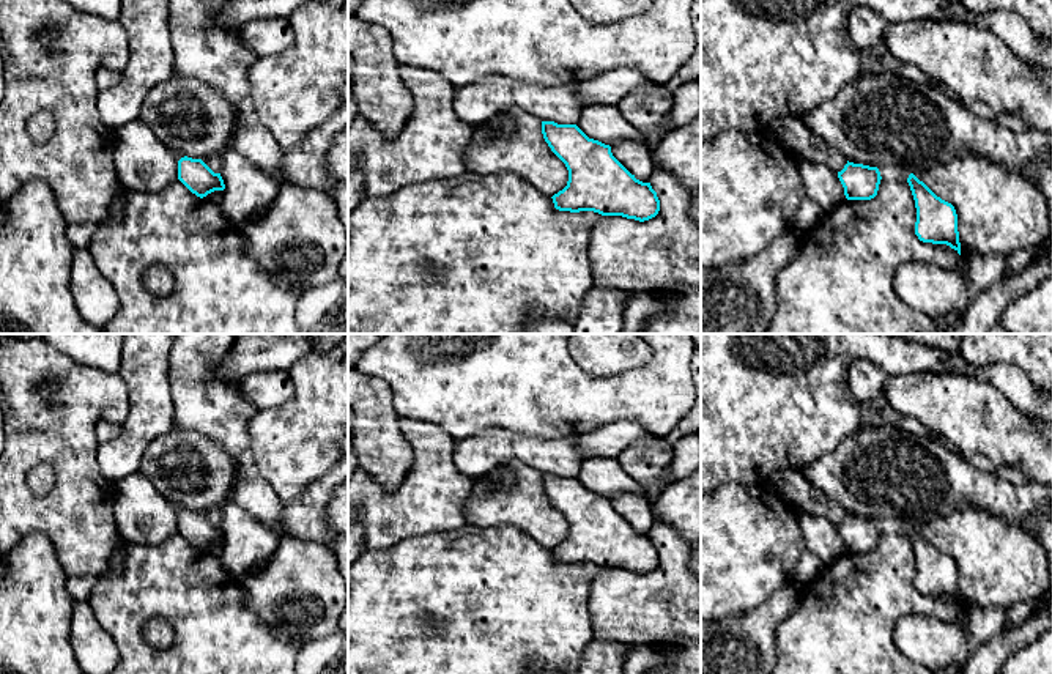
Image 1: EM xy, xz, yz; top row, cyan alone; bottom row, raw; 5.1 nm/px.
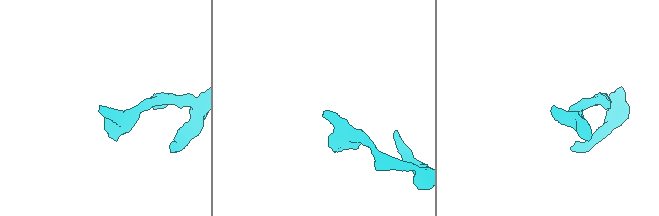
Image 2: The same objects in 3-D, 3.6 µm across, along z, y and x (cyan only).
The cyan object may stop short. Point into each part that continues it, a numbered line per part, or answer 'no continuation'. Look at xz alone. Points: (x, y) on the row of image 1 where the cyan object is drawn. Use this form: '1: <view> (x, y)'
no continuation

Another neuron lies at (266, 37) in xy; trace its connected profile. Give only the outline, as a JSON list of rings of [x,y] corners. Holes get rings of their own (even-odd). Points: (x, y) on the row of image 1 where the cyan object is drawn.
[[[266,17],[247,22],[239,30],[243,43],[258,57],[277,55],[294,41],[291,24],[285,17]]]

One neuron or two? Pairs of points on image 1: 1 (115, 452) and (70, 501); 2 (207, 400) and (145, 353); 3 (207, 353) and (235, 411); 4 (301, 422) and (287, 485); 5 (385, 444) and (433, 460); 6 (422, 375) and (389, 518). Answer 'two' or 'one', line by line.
1: two
2: two
3: one
4: one
5: two
6: two

